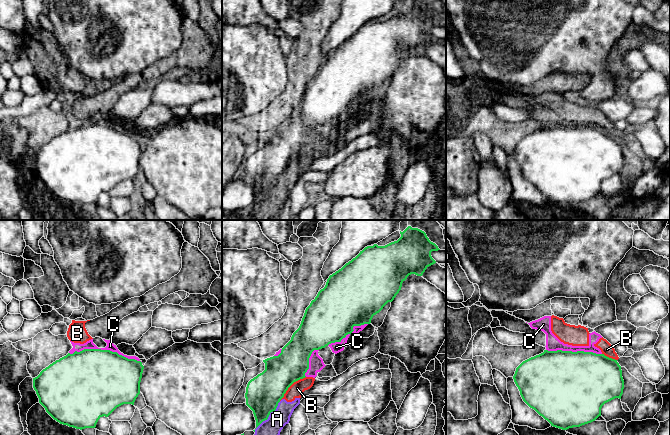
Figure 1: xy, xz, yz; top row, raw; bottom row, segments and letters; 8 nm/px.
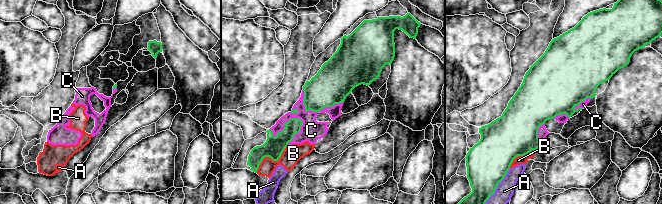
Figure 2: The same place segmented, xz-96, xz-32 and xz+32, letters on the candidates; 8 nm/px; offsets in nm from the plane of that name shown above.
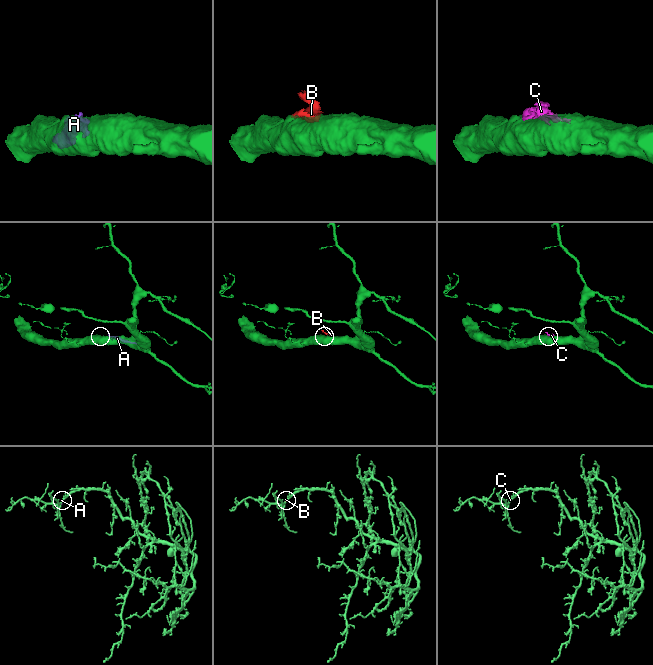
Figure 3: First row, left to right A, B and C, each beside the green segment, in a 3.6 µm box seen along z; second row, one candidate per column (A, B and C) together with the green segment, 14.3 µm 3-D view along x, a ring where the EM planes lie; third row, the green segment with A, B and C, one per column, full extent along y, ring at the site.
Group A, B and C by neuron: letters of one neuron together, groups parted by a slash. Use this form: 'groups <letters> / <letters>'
groups A B C

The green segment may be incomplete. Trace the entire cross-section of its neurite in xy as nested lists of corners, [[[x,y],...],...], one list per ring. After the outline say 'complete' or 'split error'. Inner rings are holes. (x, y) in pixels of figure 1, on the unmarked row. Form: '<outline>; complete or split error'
[[[84,125],[56,136],[33,154],[39,179],[57,198],[76,205],[95,204],[98,196],[108,193],[117,183],[132,180],[140,170],[144,142],[117,128]]]; complete

